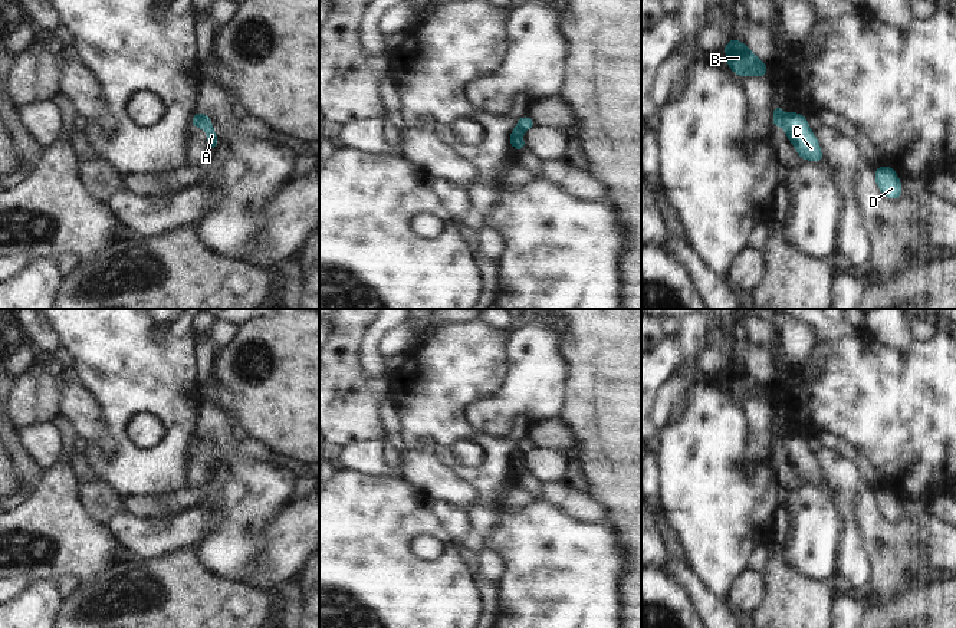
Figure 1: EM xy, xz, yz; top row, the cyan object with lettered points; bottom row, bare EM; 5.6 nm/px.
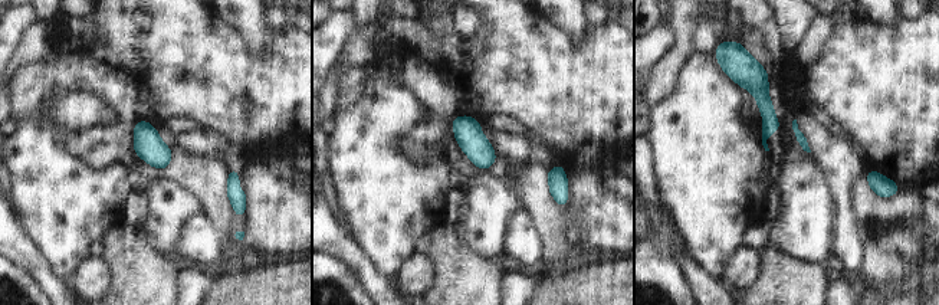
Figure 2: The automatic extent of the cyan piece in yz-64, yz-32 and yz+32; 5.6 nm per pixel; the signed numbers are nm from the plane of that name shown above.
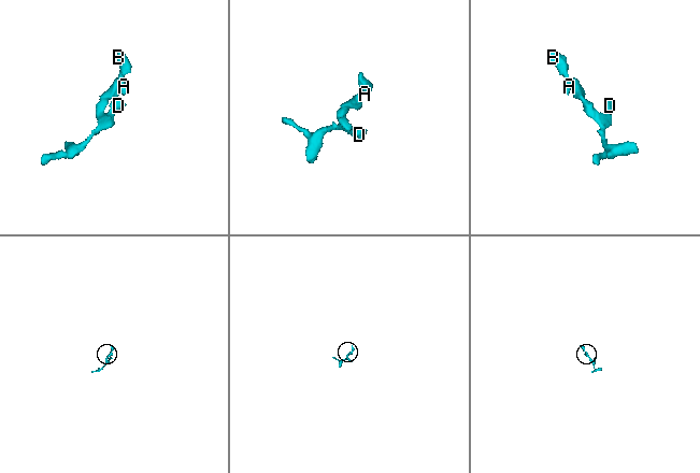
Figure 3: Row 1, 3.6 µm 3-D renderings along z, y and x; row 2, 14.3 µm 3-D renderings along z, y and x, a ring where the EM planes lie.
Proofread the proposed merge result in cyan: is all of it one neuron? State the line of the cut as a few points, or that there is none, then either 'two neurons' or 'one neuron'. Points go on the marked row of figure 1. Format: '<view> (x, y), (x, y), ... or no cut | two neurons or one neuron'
yz (782, 114), (785, 124) | two neurons

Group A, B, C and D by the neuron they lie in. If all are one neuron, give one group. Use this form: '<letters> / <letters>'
A B / C D

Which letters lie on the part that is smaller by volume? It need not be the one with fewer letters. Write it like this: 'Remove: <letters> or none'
Remove: A, B

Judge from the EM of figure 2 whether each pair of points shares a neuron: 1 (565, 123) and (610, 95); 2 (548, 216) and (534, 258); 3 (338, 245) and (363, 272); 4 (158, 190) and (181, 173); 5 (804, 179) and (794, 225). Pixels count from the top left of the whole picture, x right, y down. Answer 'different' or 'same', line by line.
1: same
2: different
3: same
4: different
5: same

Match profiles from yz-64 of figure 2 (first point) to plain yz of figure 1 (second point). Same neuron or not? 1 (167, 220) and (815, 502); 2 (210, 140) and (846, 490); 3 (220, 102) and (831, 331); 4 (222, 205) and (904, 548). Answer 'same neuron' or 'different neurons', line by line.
1: same neuron
2: same neuron
3: same neuron
4: same neuron

